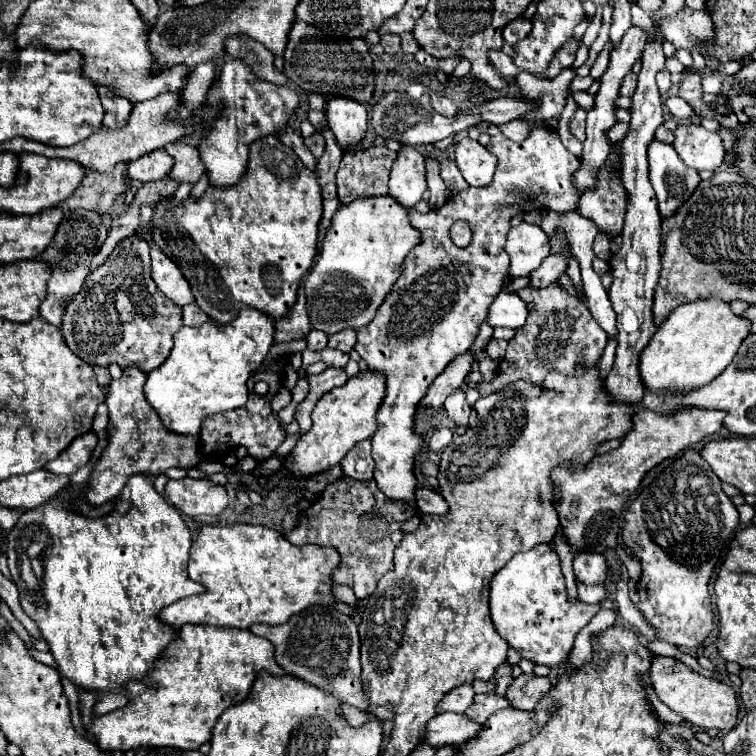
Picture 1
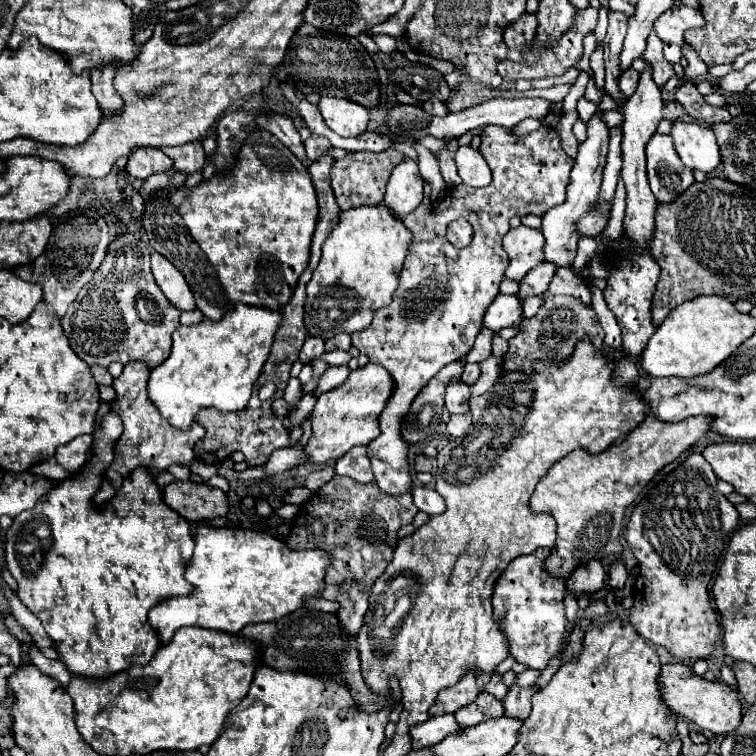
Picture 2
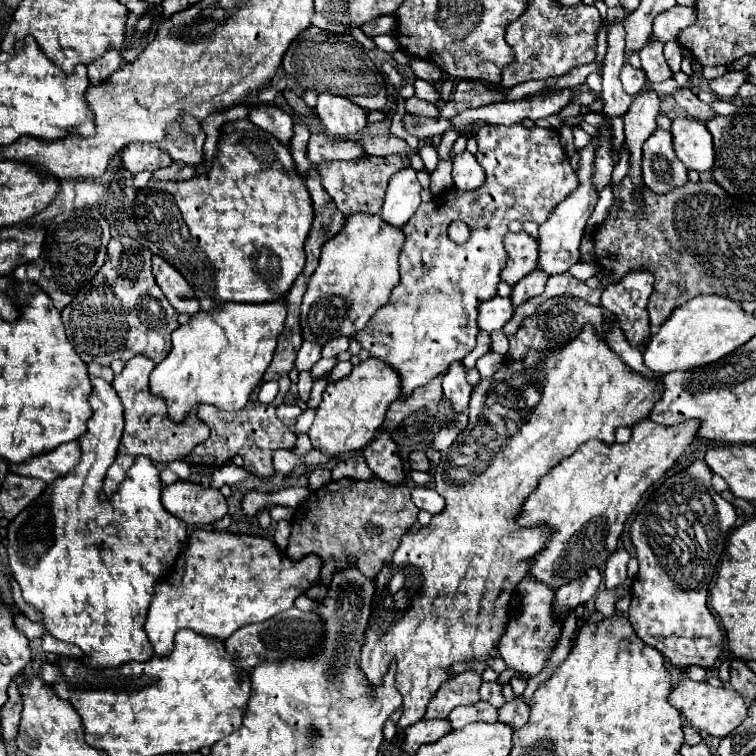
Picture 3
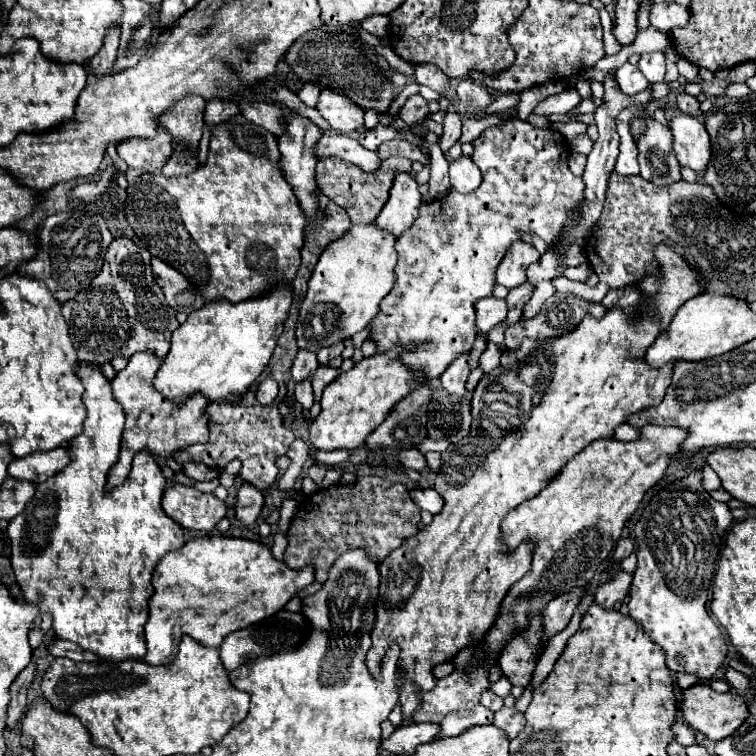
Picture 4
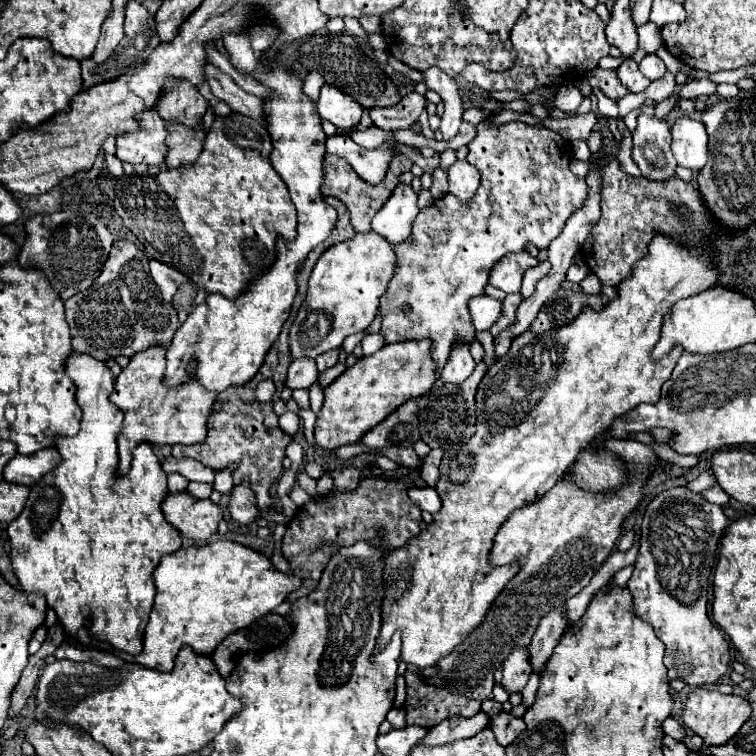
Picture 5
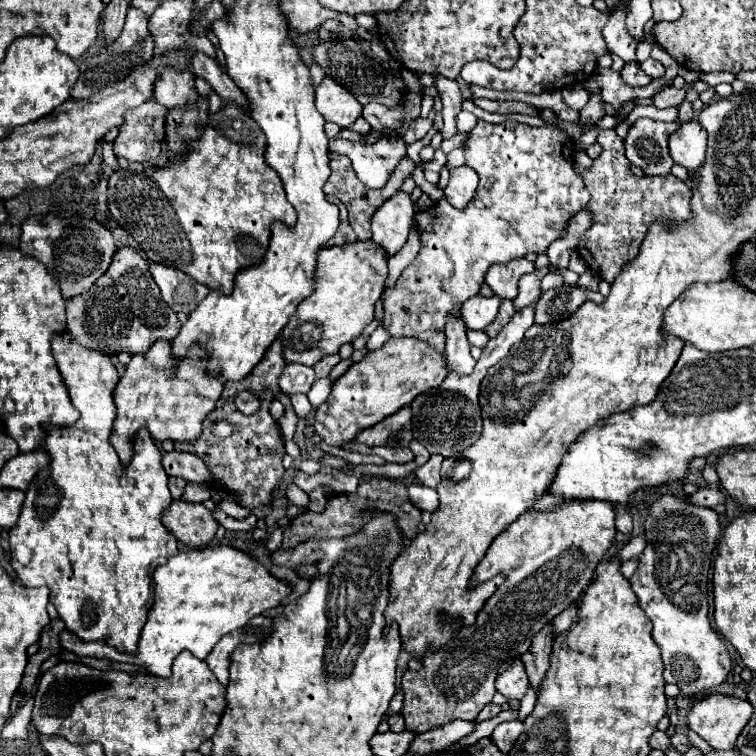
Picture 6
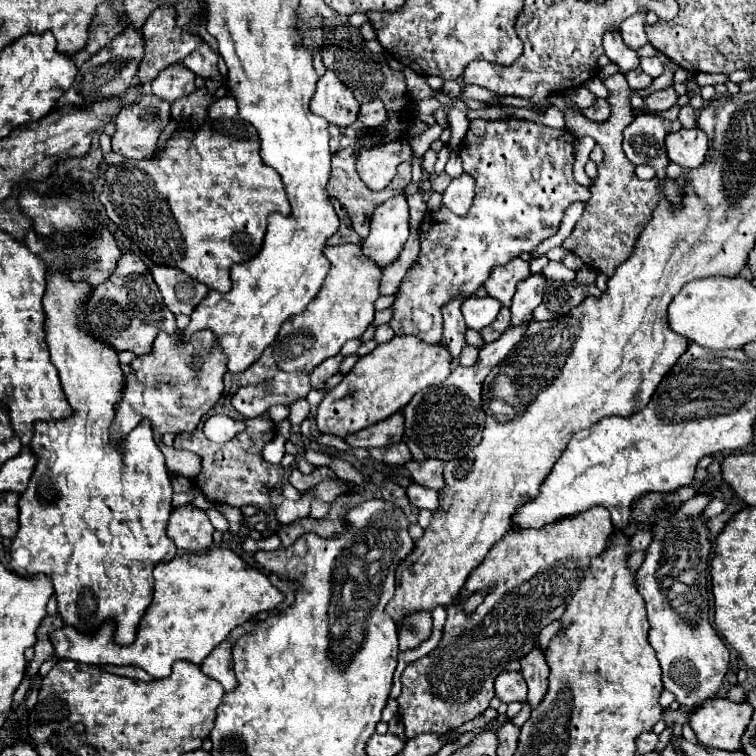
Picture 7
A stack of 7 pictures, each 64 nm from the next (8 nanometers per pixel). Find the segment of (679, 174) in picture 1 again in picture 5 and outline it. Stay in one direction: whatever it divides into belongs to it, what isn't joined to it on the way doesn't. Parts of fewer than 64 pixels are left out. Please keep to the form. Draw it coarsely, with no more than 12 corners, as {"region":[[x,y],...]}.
{"region":[[638,116],[632,158],[648,180],[676,176],[670,126]]}

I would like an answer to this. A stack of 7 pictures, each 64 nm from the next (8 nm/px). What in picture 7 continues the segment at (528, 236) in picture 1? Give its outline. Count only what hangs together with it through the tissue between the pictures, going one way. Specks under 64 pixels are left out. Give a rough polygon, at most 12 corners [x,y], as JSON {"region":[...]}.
{"region":[[514,258],[494,266],[484,286],[508,306],[530,262]]}

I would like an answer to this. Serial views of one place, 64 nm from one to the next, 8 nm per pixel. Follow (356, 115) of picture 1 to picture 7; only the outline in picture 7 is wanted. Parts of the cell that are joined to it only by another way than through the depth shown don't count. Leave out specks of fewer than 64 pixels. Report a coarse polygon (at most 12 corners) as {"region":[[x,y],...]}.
{"region":[[332,70],[316,84],[310,110],[346,128],[360,104]]}

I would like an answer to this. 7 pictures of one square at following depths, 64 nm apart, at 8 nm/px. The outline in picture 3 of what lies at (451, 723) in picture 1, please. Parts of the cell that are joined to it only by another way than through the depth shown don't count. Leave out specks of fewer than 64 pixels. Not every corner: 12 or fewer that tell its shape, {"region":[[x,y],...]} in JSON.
{"region":[[422,720],[404,730],[404,752],[448,734],[450,720]]}

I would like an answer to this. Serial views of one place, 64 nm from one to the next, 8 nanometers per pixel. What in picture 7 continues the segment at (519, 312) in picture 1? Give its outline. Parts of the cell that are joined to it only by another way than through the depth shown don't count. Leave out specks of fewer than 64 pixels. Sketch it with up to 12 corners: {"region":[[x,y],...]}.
{"region":[[492,296],[462,302],[466,326],[482,330],[502,304]]}

